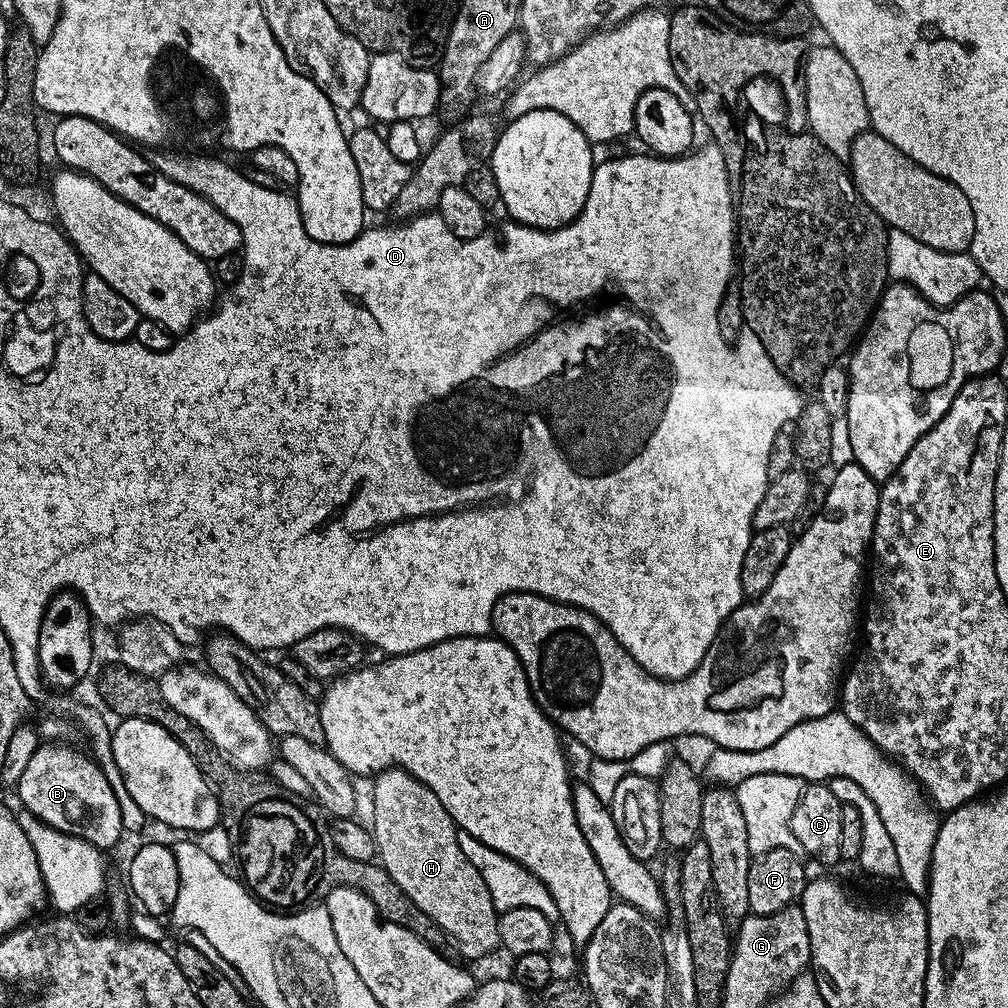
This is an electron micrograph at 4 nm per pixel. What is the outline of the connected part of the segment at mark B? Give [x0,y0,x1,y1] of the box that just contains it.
[14,742,125,848]

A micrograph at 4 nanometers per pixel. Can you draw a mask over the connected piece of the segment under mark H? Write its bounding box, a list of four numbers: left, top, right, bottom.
[371,768,500,960]

